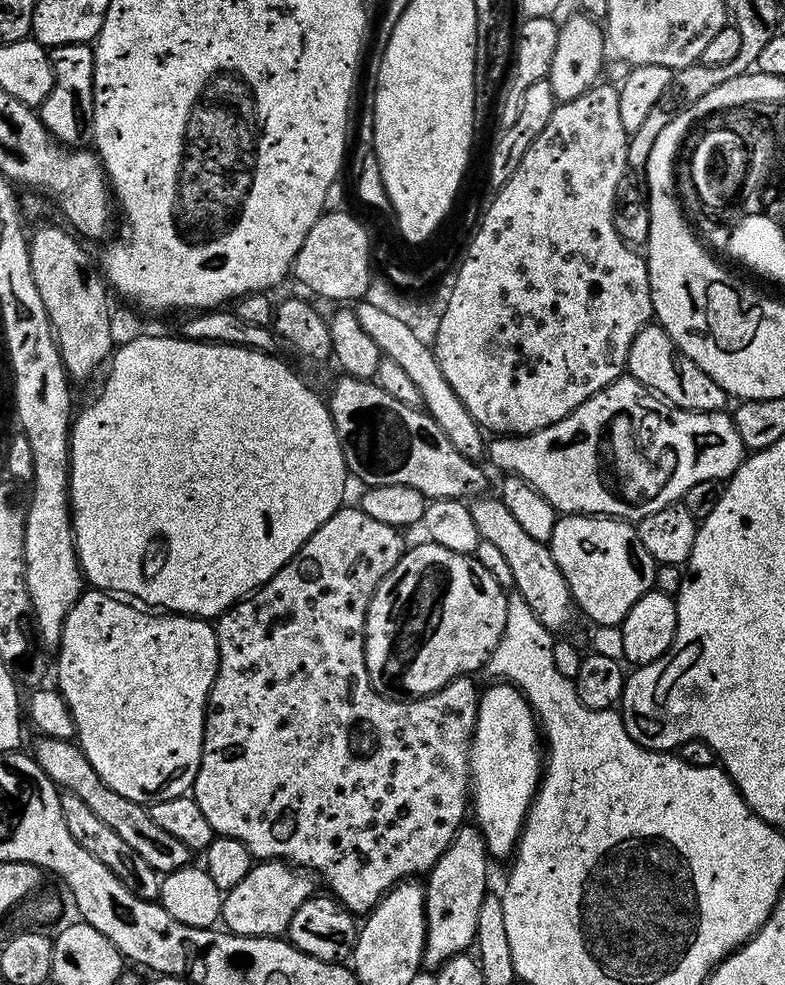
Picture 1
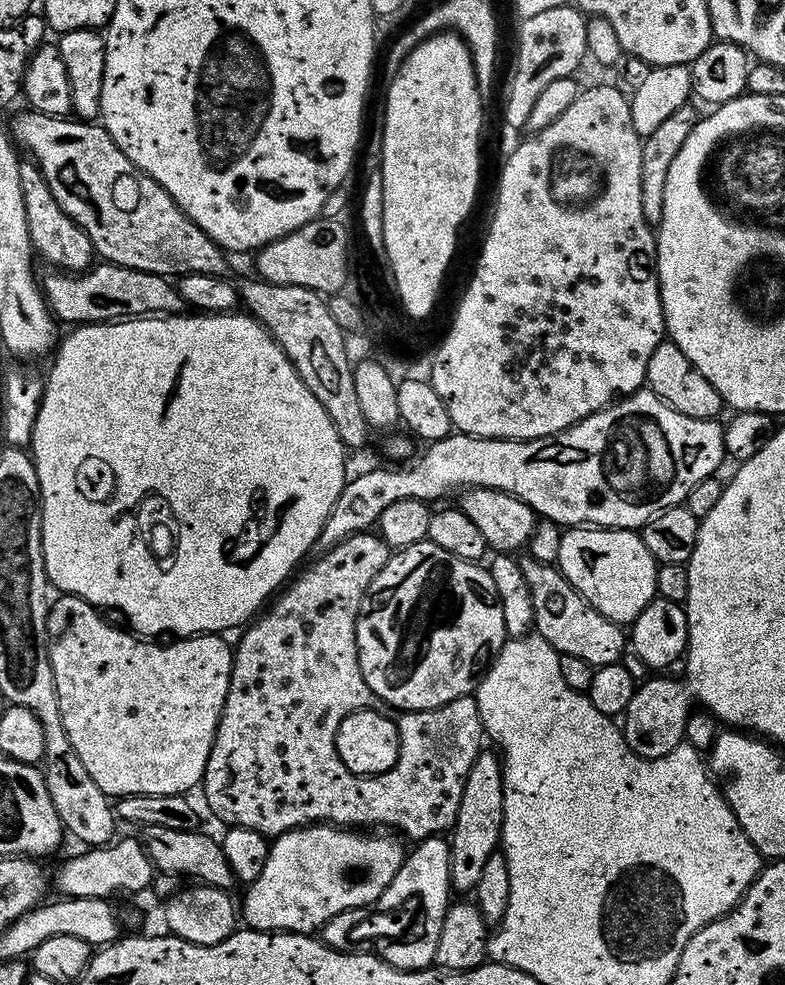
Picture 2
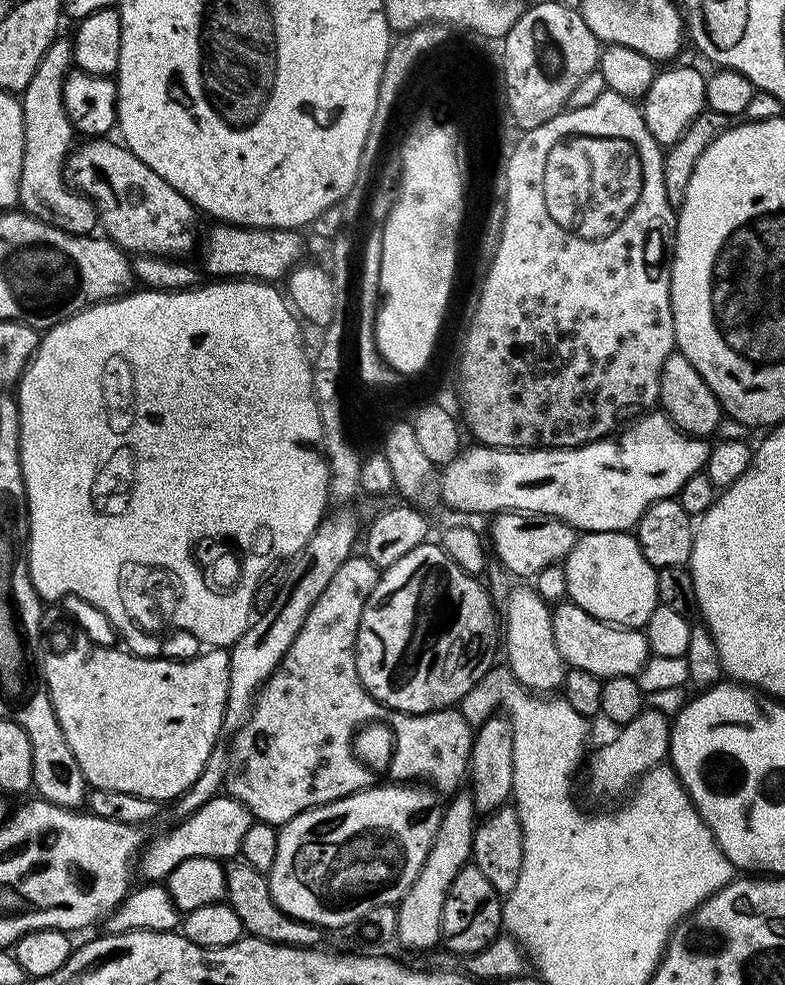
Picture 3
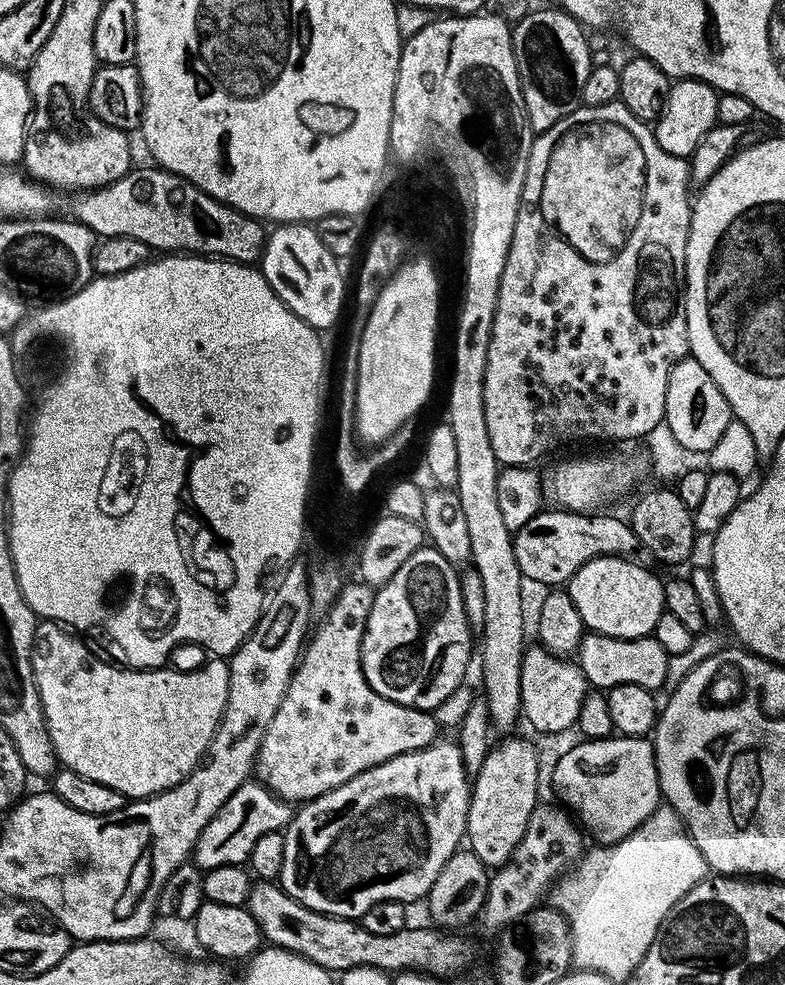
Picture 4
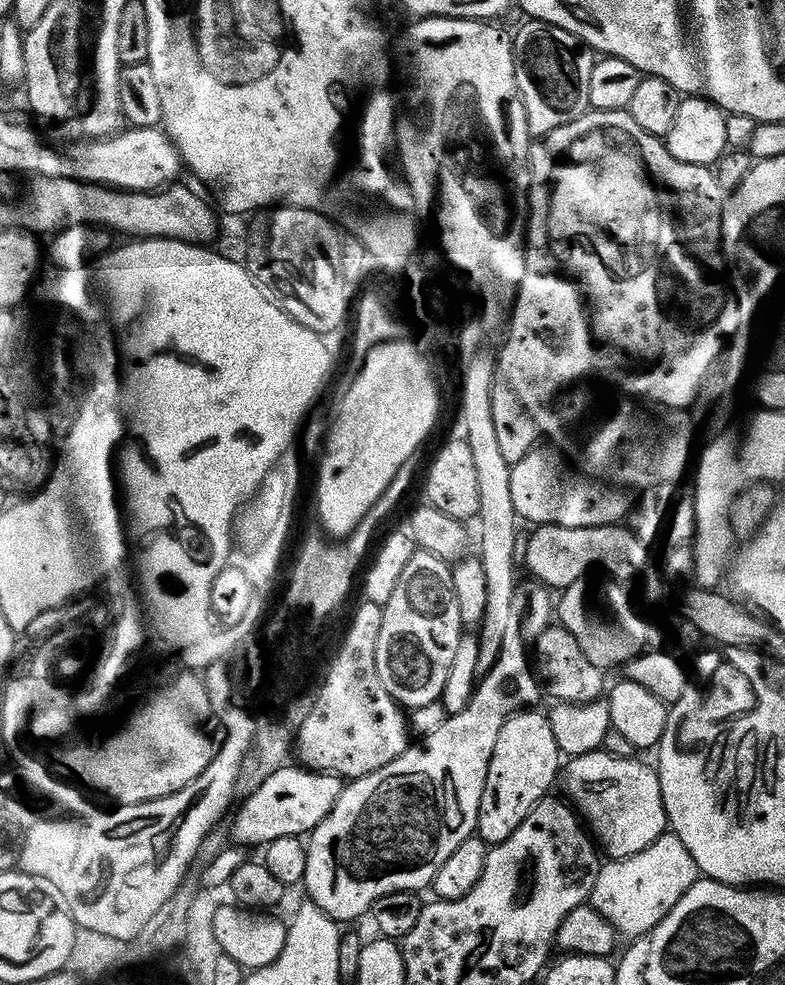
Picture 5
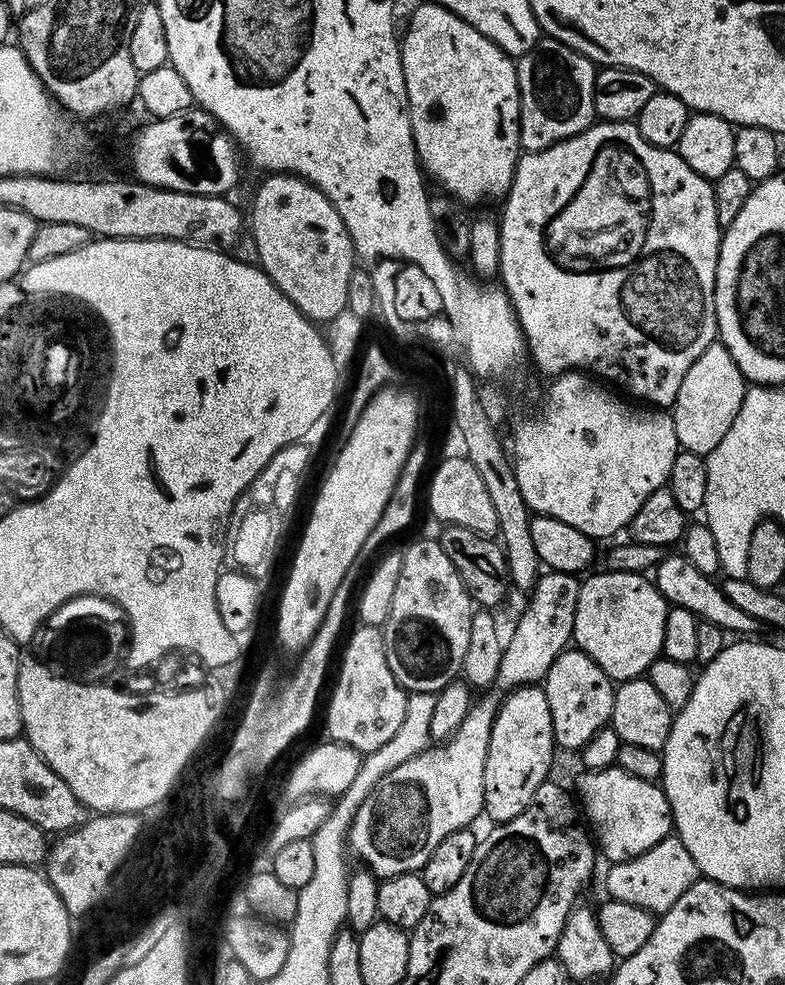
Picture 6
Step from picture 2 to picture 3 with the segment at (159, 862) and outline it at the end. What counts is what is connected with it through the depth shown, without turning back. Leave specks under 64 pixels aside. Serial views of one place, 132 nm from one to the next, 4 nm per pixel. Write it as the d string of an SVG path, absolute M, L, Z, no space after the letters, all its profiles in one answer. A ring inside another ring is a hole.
M232 858L224 864L224 874L228 887L227 903L236 912L247 935L295 948L314 948L321 943L322 932L316 925L307 924L280 911L268 889L268 878L265 873L254 870L254 866L250 866L242 858Z

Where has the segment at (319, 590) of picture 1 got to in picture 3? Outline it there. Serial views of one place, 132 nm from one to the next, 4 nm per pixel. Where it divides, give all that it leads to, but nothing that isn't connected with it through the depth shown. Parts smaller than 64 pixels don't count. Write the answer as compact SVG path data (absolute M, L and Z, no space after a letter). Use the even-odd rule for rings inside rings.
M353 554L306 614L298 634L286 650L283 660L256 694L252 710L241 728L235 729L232 748L228 752L228 768L224 772L223 791L252 811L261 824L283 826L307 808L329 804L343 796L373 787L368 776L352 776L353 735L363 725L379 721L386 709L364 689L356 669L356 630L364 601L372 593L378 579L376 565L363 554ZM459 707L419 714L389 711L387 715L386 723L393 734L393 754L386 769L387 779L392 782L427 782L437 793L455 793L463 785L460 783L465 783L468 774L474 735L474 725L466 722Z

